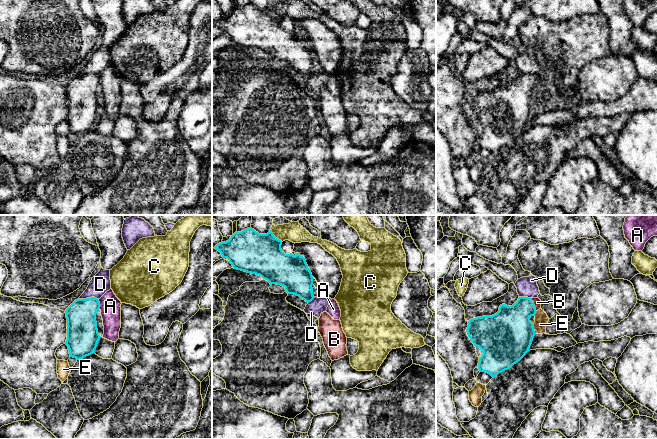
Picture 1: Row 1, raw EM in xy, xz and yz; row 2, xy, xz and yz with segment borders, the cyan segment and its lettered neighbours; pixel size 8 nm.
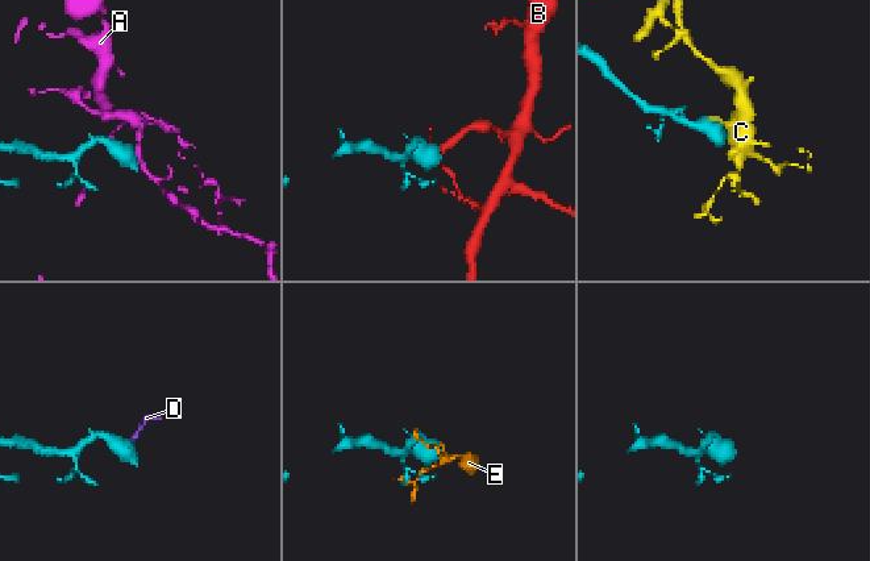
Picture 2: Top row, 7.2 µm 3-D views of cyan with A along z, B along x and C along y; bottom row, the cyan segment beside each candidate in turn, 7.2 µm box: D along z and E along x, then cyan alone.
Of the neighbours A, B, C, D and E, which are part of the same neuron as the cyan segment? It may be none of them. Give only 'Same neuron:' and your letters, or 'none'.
Same neuron: B

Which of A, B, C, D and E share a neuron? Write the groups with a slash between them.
A / B / C / D E

